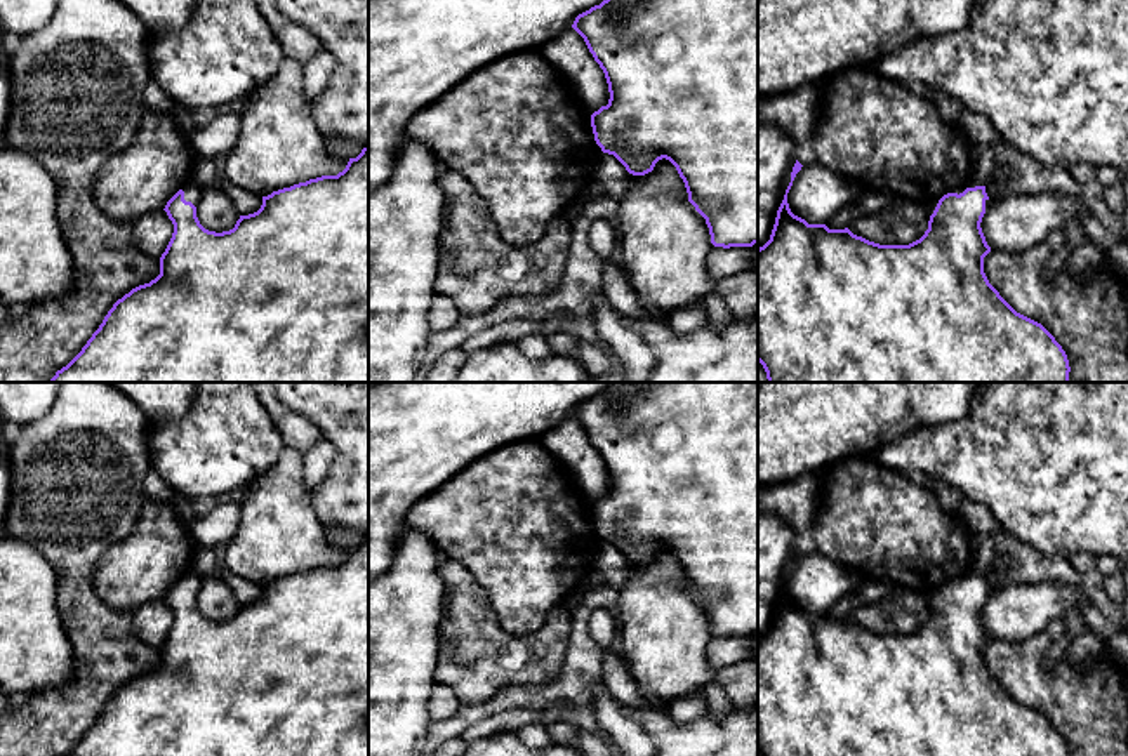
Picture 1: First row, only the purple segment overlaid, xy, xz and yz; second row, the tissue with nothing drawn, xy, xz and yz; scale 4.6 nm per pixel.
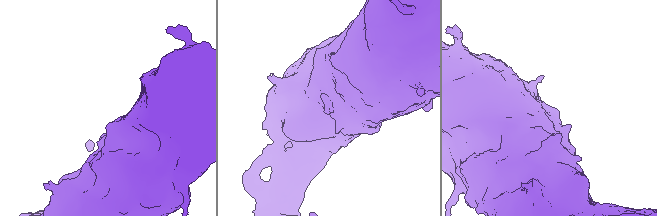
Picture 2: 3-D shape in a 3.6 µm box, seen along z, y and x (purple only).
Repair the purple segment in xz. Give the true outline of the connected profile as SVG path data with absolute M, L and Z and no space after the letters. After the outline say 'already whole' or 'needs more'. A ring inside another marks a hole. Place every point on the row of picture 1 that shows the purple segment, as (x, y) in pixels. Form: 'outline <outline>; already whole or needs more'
outline M603 0L579 14L572 28L584 38L608 83L608 104L591 115L594 141L601 151L614 155L633 176L645 176L659 160L669 160L685 182L688 202L706 219L714 247L758 243L758 0Z; already whole

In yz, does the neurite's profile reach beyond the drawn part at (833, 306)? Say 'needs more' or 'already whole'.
needs more

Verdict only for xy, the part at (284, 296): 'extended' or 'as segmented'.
extended

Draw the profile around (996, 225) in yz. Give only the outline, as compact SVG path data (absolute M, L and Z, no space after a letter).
M1039 191L1003 196L985 209L980 228L991 250L1025 252L1038 247L1053 229L1079 217L1086 238L1107 250L1112 242L1102 222L1067 195Z

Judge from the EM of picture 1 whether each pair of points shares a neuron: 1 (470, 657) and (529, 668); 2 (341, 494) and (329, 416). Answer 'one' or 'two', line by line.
1: one
2: one

